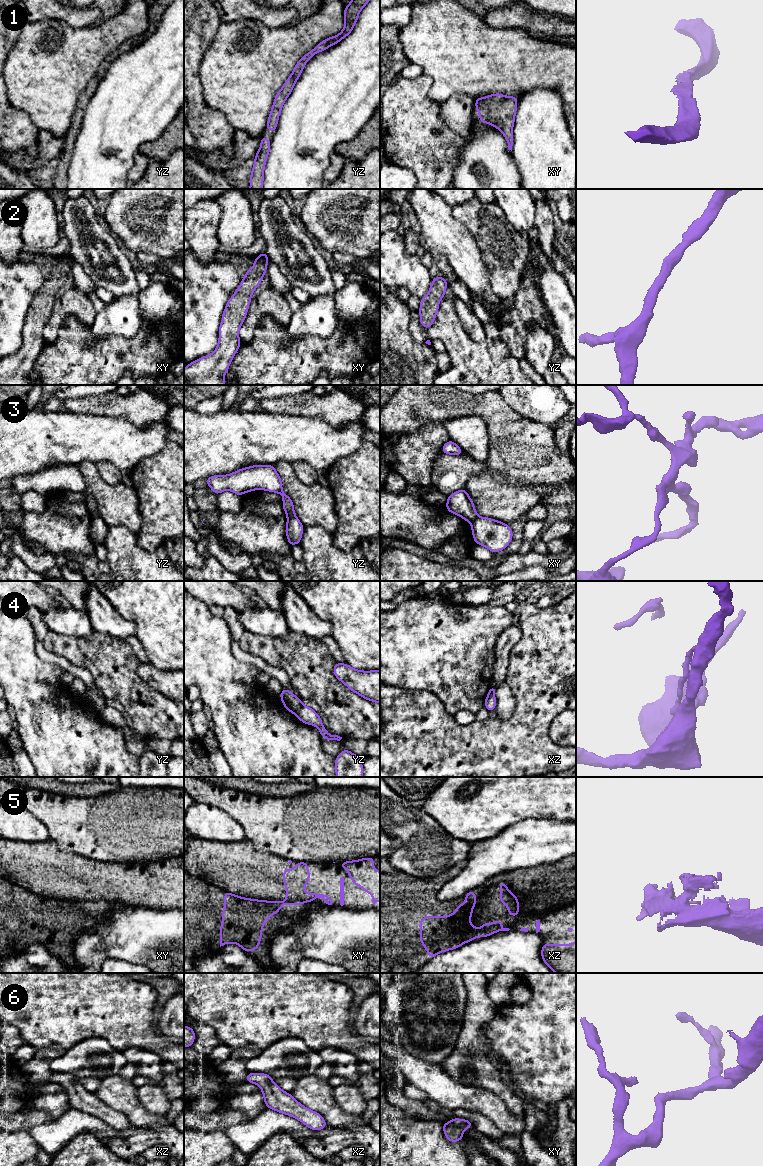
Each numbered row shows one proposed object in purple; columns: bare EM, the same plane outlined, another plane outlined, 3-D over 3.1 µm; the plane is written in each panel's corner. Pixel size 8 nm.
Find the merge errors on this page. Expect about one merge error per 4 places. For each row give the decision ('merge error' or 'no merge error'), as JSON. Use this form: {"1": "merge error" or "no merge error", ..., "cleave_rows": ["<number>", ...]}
{"1": "no merge error", "2": "no merge error", "3": "merge error", "4": "merge error", "5": "merge error", "6": "no merge error", "cleave_rows": ["3", "4", "5"]}

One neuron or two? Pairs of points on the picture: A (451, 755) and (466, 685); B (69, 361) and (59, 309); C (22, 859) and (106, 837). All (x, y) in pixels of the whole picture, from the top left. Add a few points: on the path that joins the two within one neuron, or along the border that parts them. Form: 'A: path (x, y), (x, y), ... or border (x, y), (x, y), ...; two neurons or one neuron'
A: border (437, 696), (444, 708), (452, 715); two neurons
B: border (85, 324), (68, 316), (56, 339); two neurons
C: border (49, 838), (61, 851), (81, 856); two neurons

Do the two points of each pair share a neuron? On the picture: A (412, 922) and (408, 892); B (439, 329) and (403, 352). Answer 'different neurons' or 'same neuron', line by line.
A: same neuron
B: different neurons

